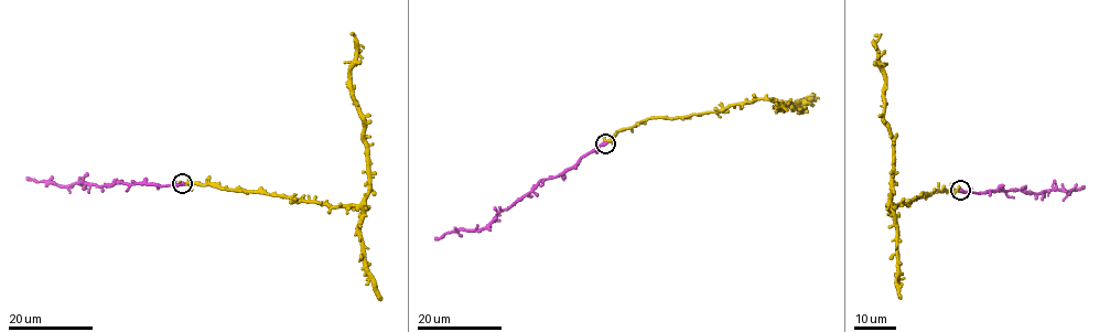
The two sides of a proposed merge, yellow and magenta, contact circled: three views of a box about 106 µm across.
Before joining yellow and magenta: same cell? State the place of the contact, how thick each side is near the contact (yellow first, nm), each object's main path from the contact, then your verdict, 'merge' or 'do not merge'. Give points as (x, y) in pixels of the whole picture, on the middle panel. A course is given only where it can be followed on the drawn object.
(605, 143) | 340/550 nm | yellow via (605, 143), (650, 118), (718, 113), (757, 99), (803, 109), (804, 102), (798, 102), (810, 95) | magenta via (605, 143), (556, 177), (541, 179), (485, 227), (446, 232), (435, 237) | merge

